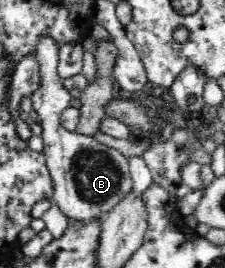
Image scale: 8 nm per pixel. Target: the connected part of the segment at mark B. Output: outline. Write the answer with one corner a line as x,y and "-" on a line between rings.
49,30
38,34
34,55
39,63
40,85
31,96
33,110
38,113
41,137
44,140
46,163
54,179
55,203
67,217
101,218
128,190
132,189
132,179
128,170
129,158
123,156
118,150
100,144
92,136
72,133
60,122
62,112
70,107
72,94
64,86
59,75
59,48
61,44
53,37

